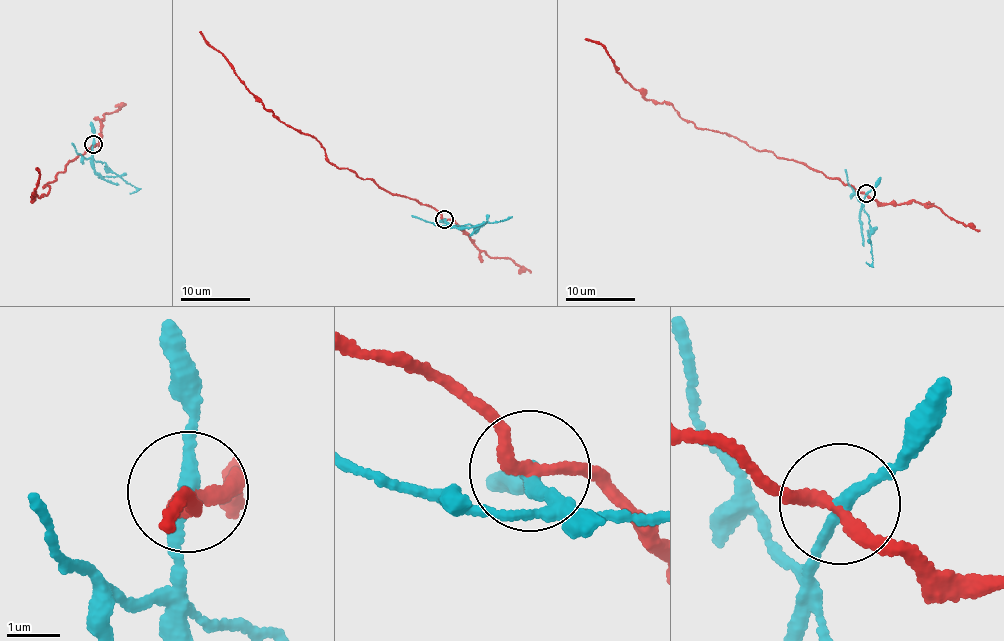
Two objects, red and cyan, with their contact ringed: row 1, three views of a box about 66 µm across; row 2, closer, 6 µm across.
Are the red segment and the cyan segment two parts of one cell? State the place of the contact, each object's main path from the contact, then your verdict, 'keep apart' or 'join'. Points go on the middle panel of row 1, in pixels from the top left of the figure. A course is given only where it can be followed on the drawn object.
at (444, 219); red runs (444, 219), (430, 206), (392, 195), (372, 180), (362, 178), (328, 161), (318, 140), (277, 118), (198, 32); cyan runs (444, 219), (451, 225), (466, 226), (501, 220); keep apart

